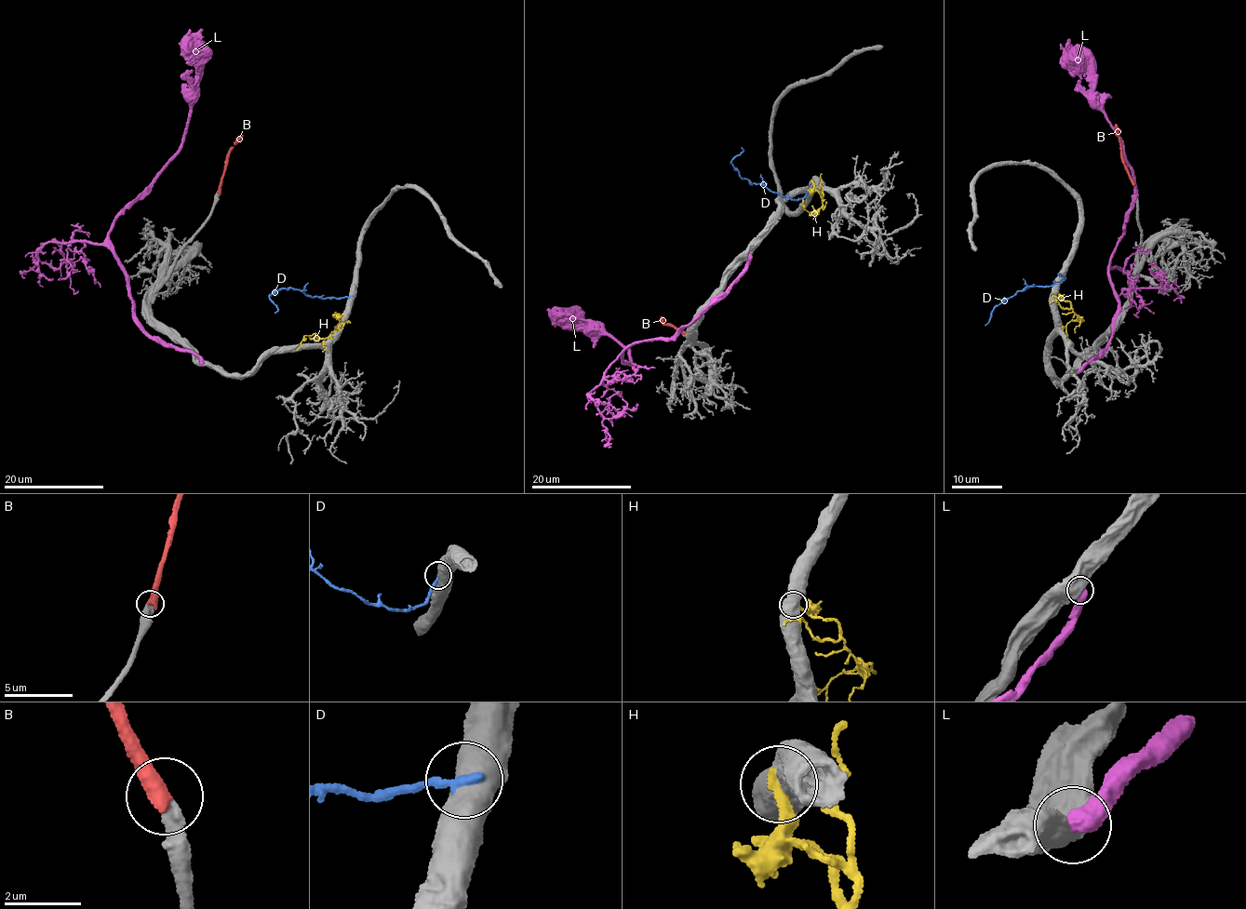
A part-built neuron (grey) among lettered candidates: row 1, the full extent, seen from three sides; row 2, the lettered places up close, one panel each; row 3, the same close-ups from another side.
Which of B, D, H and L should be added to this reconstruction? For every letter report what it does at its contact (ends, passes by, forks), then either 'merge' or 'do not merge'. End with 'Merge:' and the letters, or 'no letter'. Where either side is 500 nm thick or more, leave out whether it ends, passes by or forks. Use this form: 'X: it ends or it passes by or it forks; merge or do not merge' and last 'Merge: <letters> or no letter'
B: merge
D: do not merge
H: do not merge
L: do not merge
Merge: B

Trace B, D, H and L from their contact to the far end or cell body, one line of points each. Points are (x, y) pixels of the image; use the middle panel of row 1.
B: (683, 333), (672, 326), (663, 326), (661, 318)
D: (810, 187), (804, 198), (793, 199), (741, 179), (731, 161), (743, 152), (742, 148)
H: (813, 181), (822, 205), (809, 212), (803, 207)
L: (750, 255), (694, 320), (624, 349), (631, 365), (598, 324), (548, 309)

